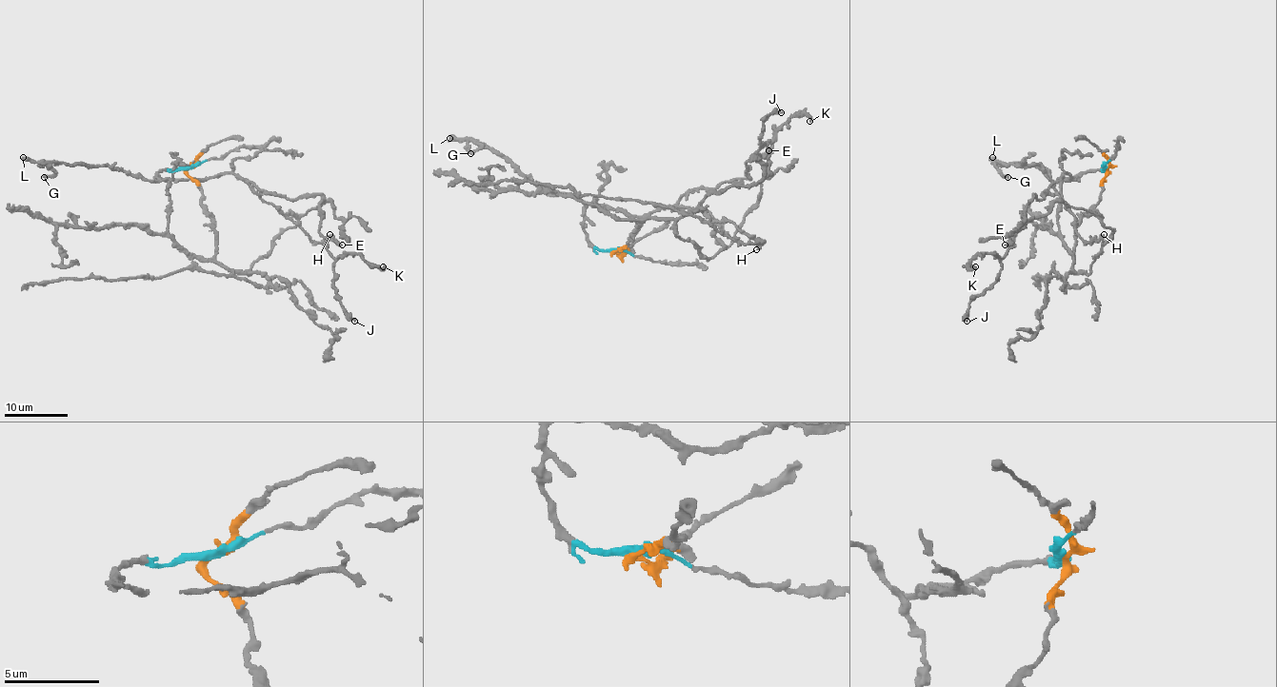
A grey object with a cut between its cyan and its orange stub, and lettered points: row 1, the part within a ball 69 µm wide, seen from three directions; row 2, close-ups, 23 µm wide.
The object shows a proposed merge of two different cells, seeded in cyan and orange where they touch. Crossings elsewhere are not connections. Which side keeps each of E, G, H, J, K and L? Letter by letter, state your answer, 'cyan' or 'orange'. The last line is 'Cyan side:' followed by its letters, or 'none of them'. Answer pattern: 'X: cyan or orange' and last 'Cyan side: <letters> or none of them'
E: cyan
G: cyan
H: cyan
J: cyan
K: cyan
L: cyan
Cyan side: E, G, H, J, K, L

